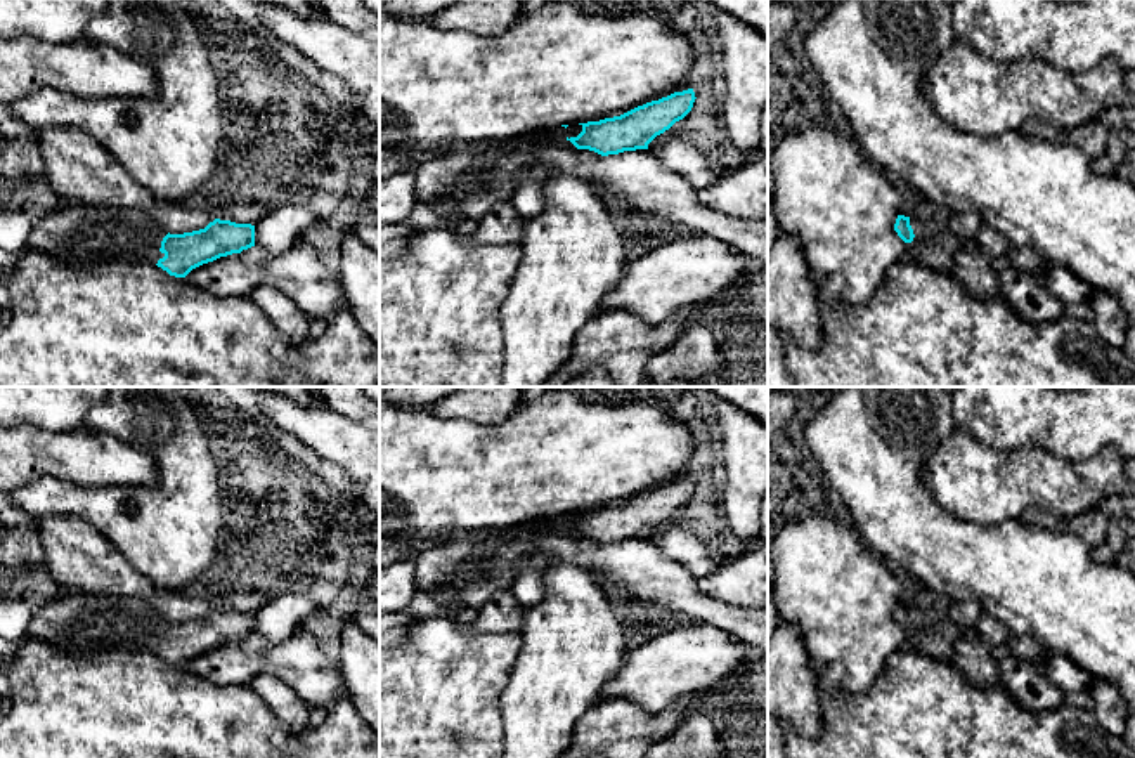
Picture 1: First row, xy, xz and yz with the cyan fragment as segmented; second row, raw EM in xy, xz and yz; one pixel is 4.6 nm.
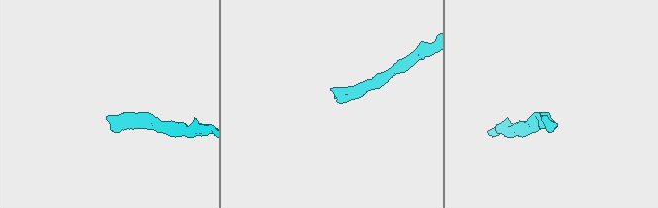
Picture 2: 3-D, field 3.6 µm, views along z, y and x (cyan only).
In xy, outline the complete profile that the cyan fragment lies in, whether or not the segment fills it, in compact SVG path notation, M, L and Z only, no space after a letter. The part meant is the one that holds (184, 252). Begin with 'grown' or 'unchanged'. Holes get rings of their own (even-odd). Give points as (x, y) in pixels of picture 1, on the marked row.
grown | M120 205L66 206L36 219L24 250L52 255L69 267L88 267L102 262L151 262L170 276L185 278L192 269L220 257L255 246L255 225L215 219L204 229L170 234L147 213Z

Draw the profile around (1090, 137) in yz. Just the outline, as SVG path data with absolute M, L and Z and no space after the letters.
M1043 118L1029 120L1024 128L1028 135L1054 142L1054 144L1069 144L1083 151L1083 154L1093 161L1100 158L1107 149L1107 130L1100 121L1092 120L1076 128L1064 130L1054 127Z

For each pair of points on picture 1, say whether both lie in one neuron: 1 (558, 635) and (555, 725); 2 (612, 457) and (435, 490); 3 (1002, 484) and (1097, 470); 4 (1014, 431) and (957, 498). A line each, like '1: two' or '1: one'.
1: one
2: one
3: one
4: two

